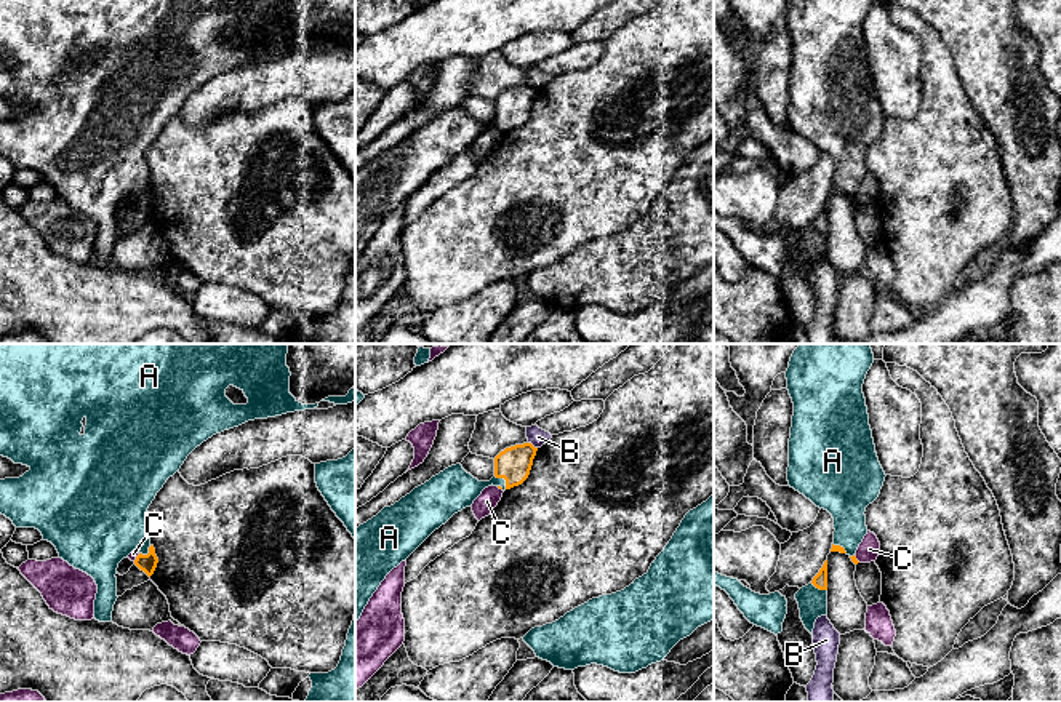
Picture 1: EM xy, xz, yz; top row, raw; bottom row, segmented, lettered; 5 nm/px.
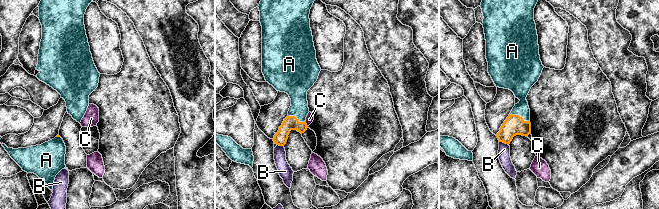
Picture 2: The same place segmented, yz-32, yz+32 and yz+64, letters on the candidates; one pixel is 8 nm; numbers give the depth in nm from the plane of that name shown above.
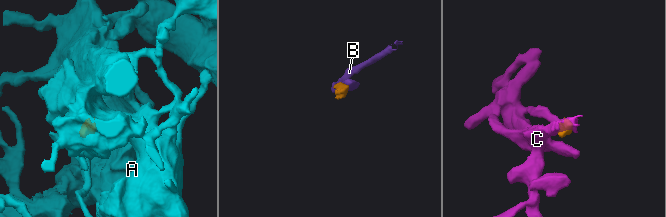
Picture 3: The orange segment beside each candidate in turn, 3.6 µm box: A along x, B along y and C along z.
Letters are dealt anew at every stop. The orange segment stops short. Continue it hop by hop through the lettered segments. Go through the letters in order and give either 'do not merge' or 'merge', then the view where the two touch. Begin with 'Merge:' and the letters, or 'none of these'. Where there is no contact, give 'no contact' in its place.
Merge: A
A: merge; meets orange in xz
B: do not merge; meets orange in xz
C: do not merge; meets orange in xy

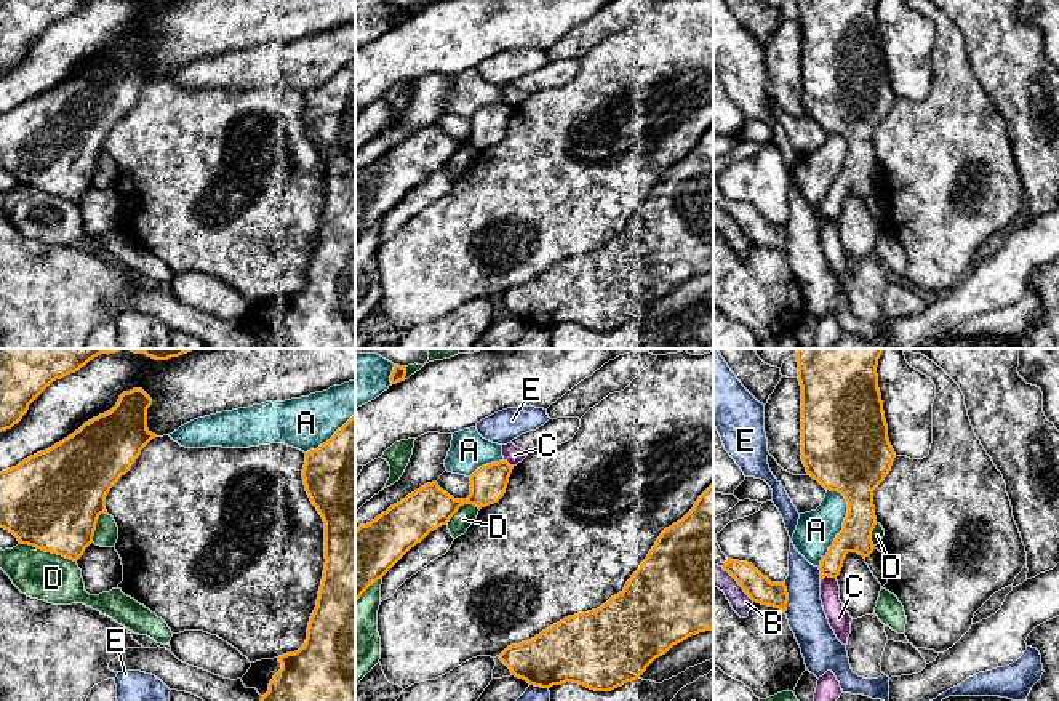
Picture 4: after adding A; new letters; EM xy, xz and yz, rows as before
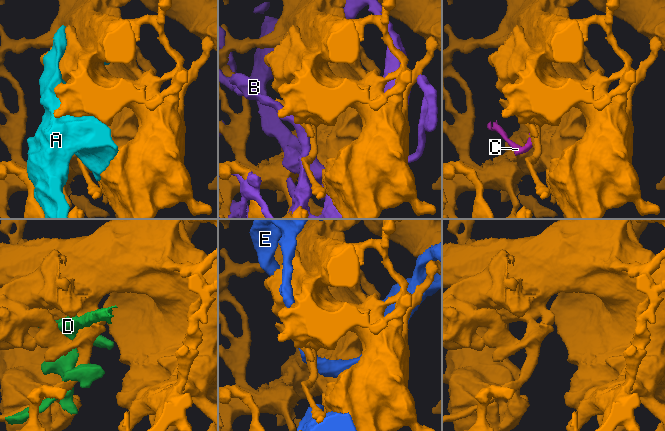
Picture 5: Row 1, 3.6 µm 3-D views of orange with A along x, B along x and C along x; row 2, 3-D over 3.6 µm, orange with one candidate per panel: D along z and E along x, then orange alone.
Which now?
Merge: none of these
A: do not merge; meets orange in yz
B: do not merge; meets orange in yz
C: do not merge; meets orange in yz
D: do not merge; meets orange in xy
E: do not merge; meets orange in yz

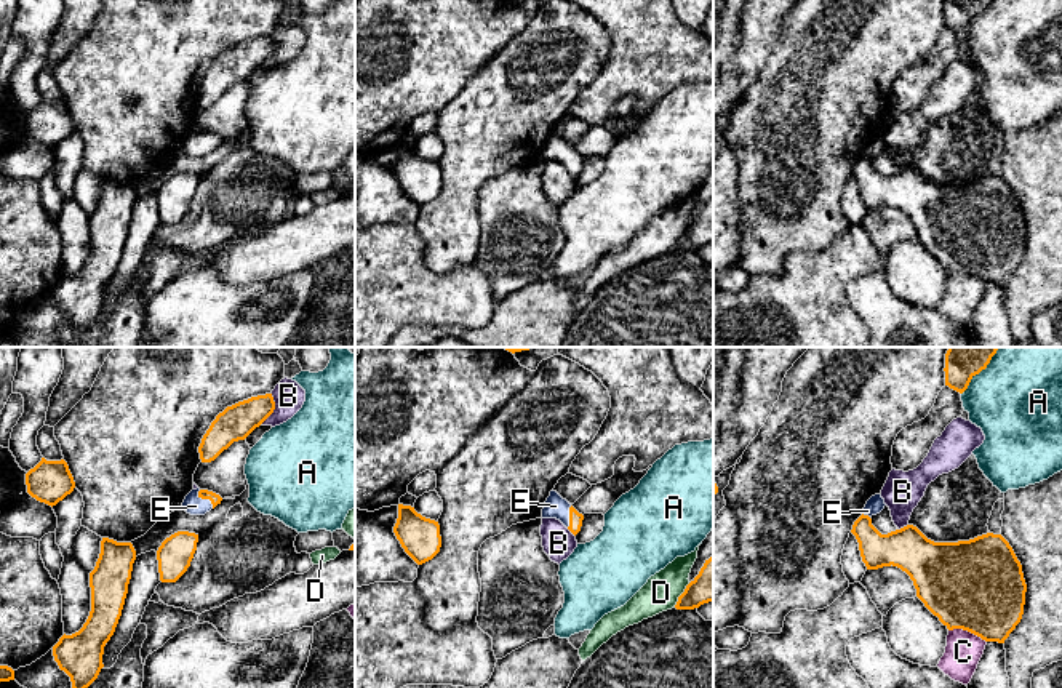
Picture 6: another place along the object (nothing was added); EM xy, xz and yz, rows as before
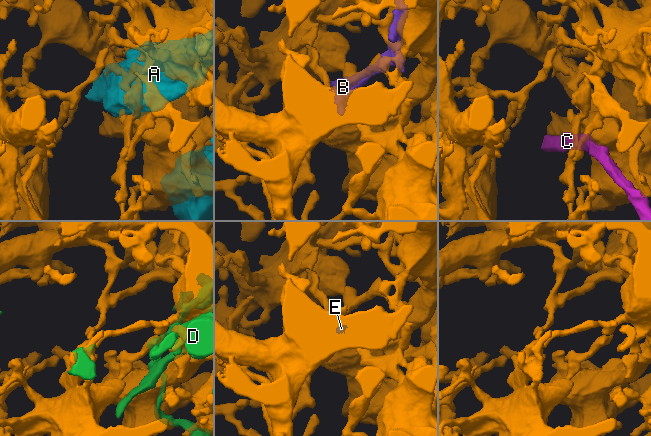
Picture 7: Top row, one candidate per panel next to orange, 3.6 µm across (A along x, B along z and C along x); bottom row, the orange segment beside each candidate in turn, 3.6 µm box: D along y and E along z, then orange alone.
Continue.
Merge: E
A: do not merge; meets orange in yz
B: do not merge; meets orange in xy
C: do not merge; meets orange in yz
D: do not merge; meets orange in xz
E: merge; meets orange in xy

